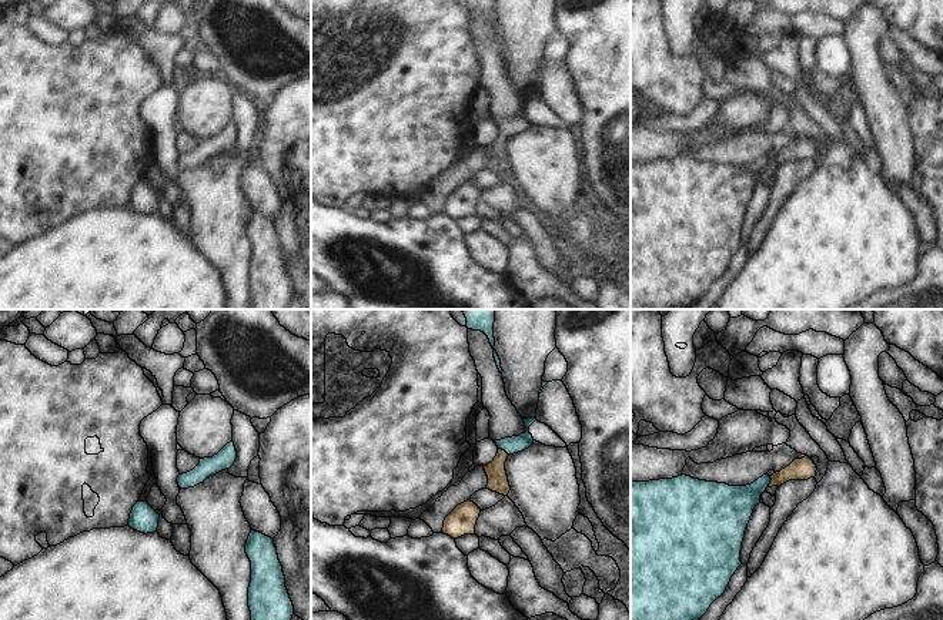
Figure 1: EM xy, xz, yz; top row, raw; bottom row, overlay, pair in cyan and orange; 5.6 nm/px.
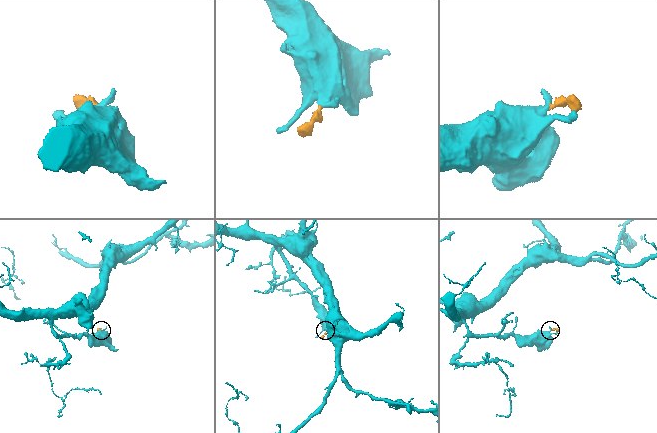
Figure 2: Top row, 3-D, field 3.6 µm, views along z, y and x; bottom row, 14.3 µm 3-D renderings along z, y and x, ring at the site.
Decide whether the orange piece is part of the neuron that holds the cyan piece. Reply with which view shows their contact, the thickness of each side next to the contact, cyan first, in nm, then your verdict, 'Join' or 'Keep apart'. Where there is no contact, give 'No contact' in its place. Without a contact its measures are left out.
Touches cyan in xz. Thickness 100 nm (cyan) against 110 nm. Join

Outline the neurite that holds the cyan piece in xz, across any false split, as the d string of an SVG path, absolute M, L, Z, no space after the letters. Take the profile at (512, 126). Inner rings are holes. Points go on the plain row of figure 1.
M535 98L524 100L526 113L519 117L505 118L501 121L494 121L498 127L498 134L494 141L484 147L488 157L486 170L496 172L499 175L508 177L511 167L508 162L505 143L509 135L522 133L534 124L534 118L529 114L529 107L536 101Z

